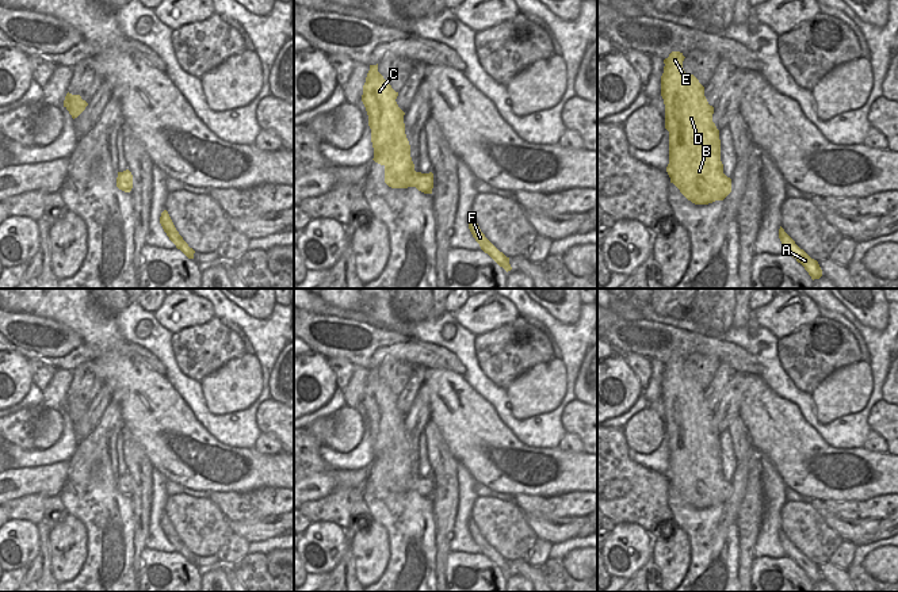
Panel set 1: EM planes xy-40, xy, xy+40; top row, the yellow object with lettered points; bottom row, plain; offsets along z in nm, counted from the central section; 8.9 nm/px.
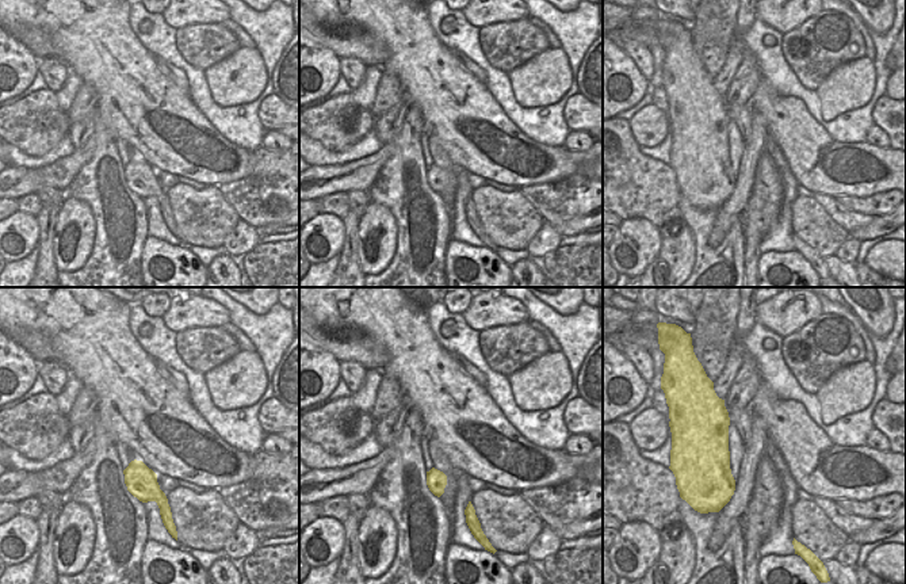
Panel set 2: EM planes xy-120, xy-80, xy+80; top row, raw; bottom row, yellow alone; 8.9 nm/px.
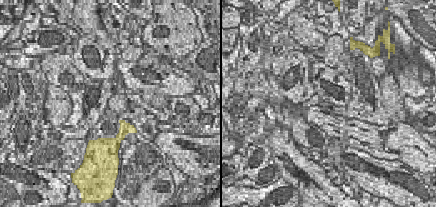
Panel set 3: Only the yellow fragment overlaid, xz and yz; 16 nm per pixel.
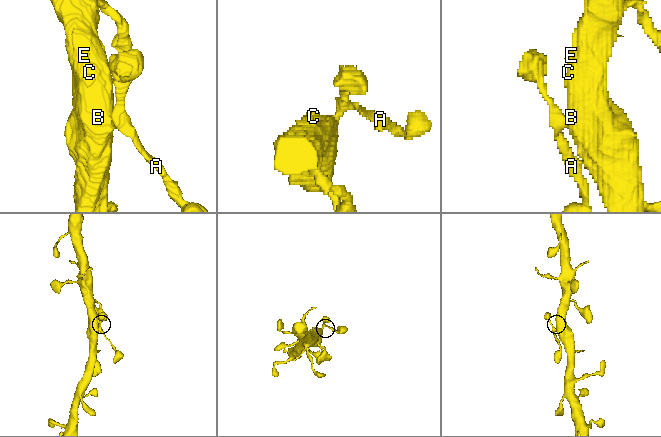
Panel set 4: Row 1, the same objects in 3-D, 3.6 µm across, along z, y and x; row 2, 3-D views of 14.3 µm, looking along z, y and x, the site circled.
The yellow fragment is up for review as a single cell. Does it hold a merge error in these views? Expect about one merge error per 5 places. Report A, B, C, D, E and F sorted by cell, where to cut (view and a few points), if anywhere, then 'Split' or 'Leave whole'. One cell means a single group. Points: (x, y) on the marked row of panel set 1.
Groups: A B C D E F. No split. Leave whole

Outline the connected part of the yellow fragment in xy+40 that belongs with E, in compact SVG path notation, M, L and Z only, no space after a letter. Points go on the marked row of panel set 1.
M672 51L664 60L661 96L665 104L665 129L669 131L669 164L666 172L680 192L695 205L723 200L731 192L731 179L723 173L719 130L712 122L714 107L704 96L704 87L683 69L684 56Z

